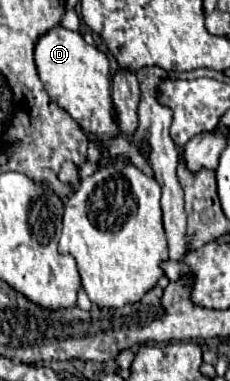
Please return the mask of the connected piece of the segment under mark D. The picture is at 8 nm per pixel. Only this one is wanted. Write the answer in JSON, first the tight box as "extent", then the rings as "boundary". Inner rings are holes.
{"extent":[34,26,118,138],"boundary":[[[54,26],[42,34],[34,48],[34,60],[40,80],[50,94],[64,108],[84,132],[94,132],[100,138],[118,134],[114,124],[114,104],[110,100],[110,78],[108,78],[108,58],[98,48],[88,46],[78,32]]]}

